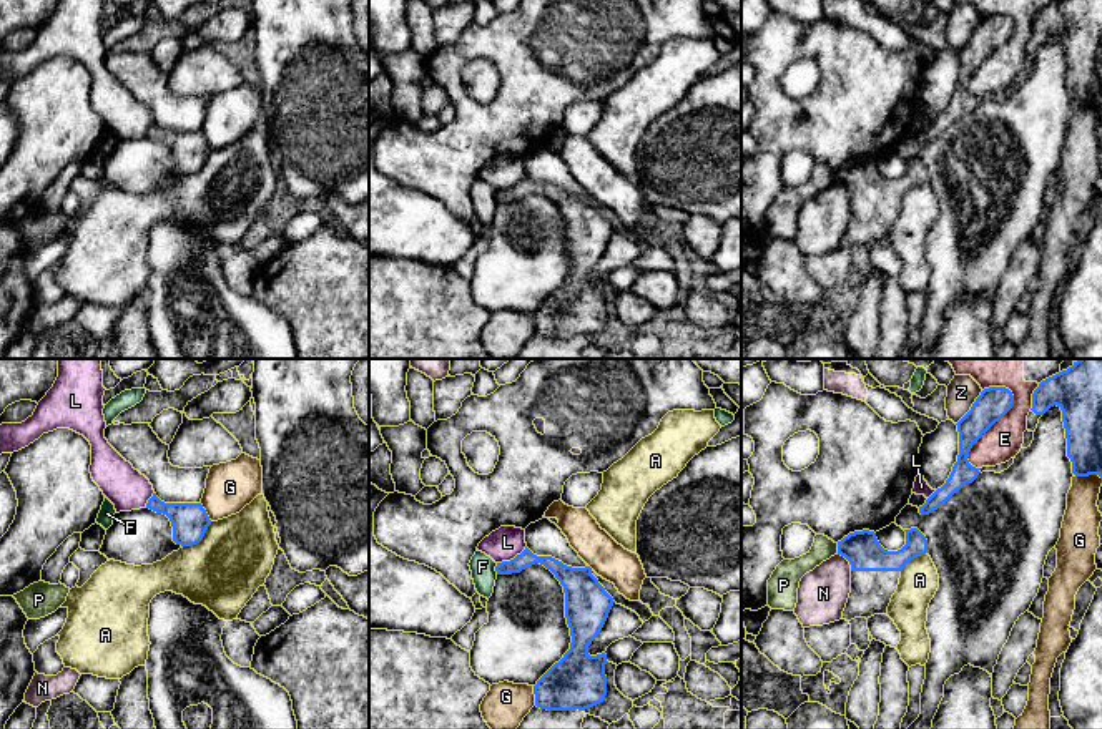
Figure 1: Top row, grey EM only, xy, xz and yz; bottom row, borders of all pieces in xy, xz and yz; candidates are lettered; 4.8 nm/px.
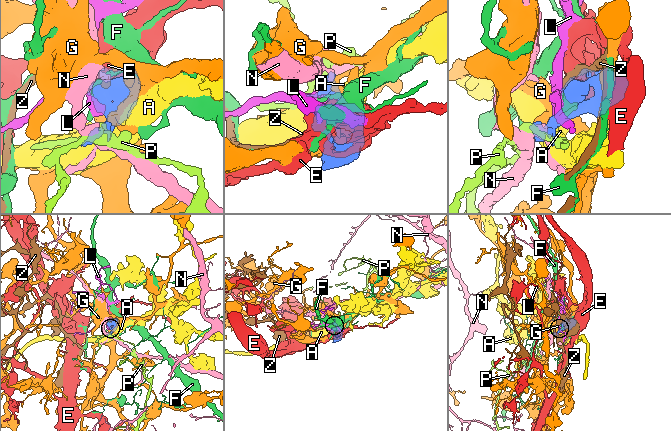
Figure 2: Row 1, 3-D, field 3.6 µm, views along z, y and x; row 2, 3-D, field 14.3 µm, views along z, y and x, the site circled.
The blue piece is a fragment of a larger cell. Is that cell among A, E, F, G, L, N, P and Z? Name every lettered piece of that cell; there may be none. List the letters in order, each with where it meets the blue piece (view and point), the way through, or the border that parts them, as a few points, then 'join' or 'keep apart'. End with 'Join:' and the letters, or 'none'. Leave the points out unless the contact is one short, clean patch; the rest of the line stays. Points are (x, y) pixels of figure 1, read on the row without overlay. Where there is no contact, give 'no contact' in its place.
A: xy (200, 168) | keep apart
E: yz (991, 53) | keep apart
F: xz (496, 196) | along xz (497, 191), (496, 201) | keep apart
G: yz (1087, 103) | keep apart
L: xz (514, 186) | along xz (526, 173), (512, 186), (497, 191) | keep apart
N: yz (848, 188) | along yz (838, 181), (848, 190), (851, 198) | keep apart
P: yz (838, 176) | keep apart
Z: yz (971, 35) | along yz (983, 19), (956, 52) | keep apart
Join: none

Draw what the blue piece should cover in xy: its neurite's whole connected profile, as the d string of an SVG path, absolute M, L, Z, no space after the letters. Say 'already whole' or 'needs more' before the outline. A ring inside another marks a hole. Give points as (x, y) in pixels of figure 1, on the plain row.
already whole; M153 121L146 136L170 146L173 154L173 169L181 174L199 171L211 153L201 131L165 131L156 125L156 121Z

